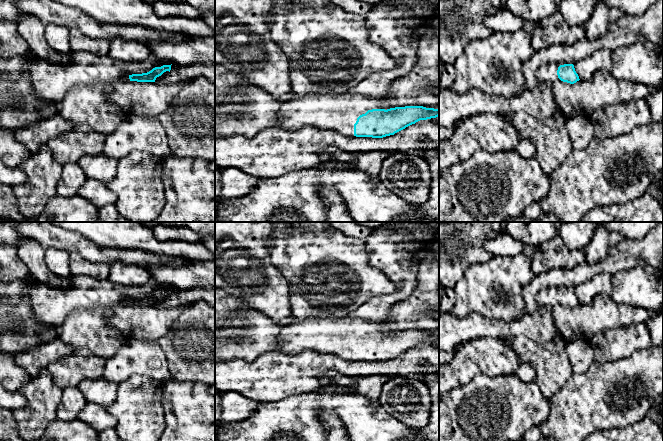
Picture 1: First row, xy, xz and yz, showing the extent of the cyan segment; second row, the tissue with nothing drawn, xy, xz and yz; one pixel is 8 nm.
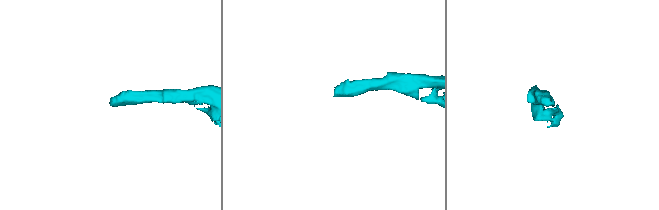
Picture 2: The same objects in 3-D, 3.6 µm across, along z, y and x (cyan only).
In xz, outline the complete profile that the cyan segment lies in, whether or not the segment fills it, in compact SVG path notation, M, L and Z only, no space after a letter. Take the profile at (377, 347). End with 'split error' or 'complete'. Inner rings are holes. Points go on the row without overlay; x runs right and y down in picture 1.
M359 318L297 319L282 328L279 335L279 352L292 355L302 350L331 353L344 360L383 362L415 348L439 340L439 333L423 330L397 331L396 323L371 323Z | split error

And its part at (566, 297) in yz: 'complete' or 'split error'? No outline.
split error

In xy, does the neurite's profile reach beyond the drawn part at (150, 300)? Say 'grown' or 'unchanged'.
grown

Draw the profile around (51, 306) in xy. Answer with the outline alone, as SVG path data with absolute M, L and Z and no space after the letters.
M83 275L71 276L68 282L68 289L55 289L36 280L30 282L34 286L30 305L38 322L59 328L75 309L113 308L124 299L147 297L163 289L170 289L171 294L157 301L157 307L190 306L204 301L215 308L215 286L180 288L154 278L140 286L123 286Z

